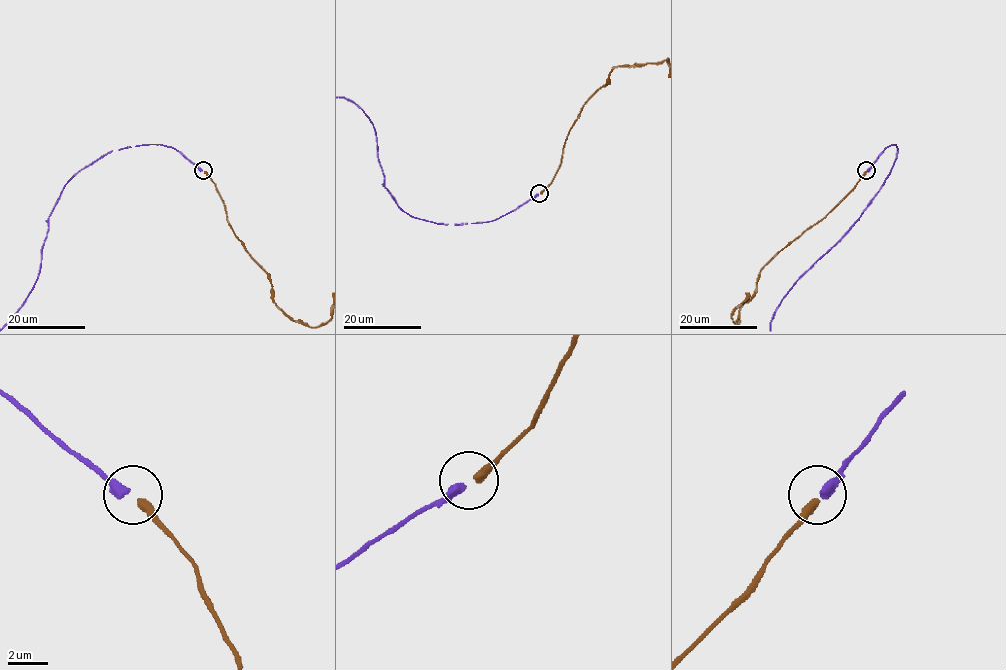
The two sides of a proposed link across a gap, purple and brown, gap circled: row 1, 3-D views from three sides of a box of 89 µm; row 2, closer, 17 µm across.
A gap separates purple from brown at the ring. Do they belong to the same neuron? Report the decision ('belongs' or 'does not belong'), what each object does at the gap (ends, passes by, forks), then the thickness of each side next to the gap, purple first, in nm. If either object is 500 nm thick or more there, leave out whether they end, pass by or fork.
belongs; purple ends; brown ends; calibres 460 and 400 nm

